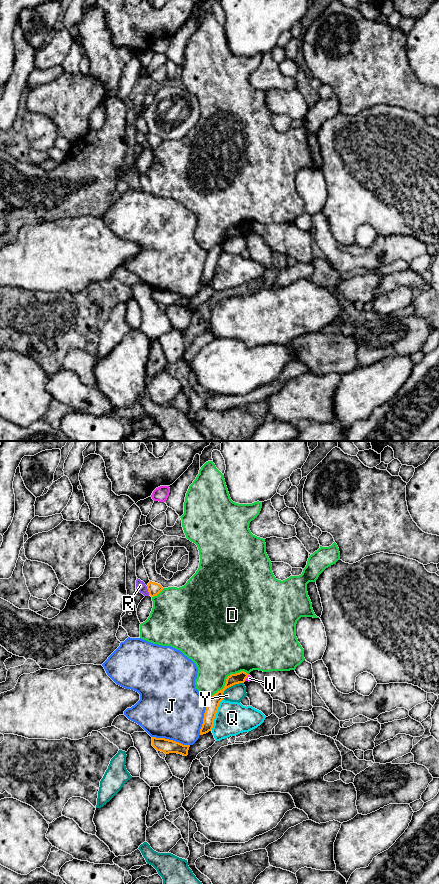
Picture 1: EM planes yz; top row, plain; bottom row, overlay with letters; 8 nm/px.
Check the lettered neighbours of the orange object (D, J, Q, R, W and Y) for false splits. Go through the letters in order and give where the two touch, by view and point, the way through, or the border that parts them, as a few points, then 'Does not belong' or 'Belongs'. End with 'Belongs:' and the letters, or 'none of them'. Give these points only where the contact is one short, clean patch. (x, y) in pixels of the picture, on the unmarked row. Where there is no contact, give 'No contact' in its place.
D: Touches orange at yz (226, 231). Does not belong
J: Touches orange at yz (171, 292). Does not belong
Q: Touches orange at yz (215, 266). Does not belong
R: Touches orange at yz (148, 142). Boundary: yz (146, 138), (149, 146). Does not belong
W: Touches orange at yz (247, 228). Boundary: yz (248, 226), (244, 232). Does not belong
Y: Touches orange at yz (230, 238). Does not belong
Belongs: none of them

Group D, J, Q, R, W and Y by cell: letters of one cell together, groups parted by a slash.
D / J / Q / R / W / Y

